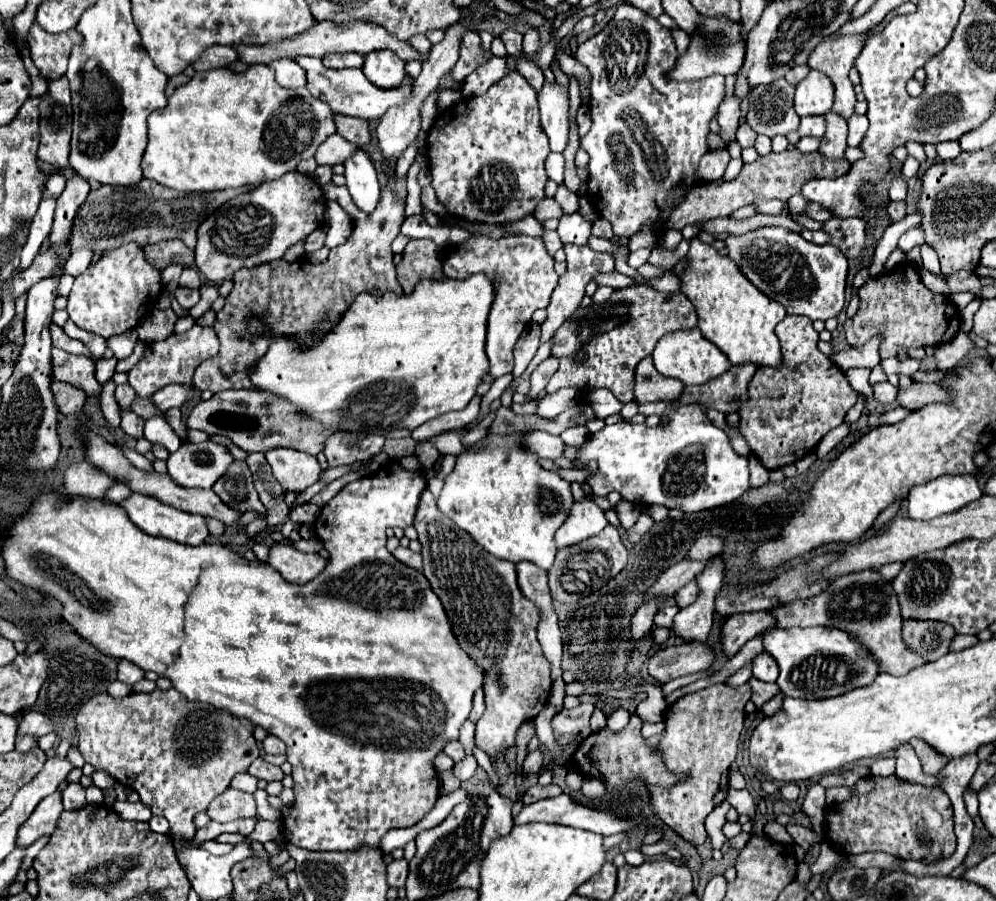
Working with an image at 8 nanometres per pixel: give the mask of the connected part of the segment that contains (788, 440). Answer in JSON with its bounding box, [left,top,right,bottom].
[739,315,859,469]

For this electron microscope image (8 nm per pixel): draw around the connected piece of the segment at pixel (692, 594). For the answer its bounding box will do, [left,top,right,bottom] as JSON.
[675,583,699,607]

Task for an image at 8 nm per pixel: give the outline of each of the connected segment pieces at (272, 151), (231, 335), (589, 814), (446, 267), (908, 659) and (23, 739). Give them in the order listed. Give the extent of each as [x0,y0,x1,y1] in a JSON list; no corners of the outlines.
[[141,65,335,193],[195,179,405,393],[515,793,637,835],[443,235,557,379],[775,569,927,675],[15,733,37,753]]

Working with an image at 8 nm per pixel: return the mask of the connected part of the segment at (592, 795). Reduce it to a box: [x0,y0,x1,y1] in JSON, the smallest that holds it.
[582,777,605,799]

